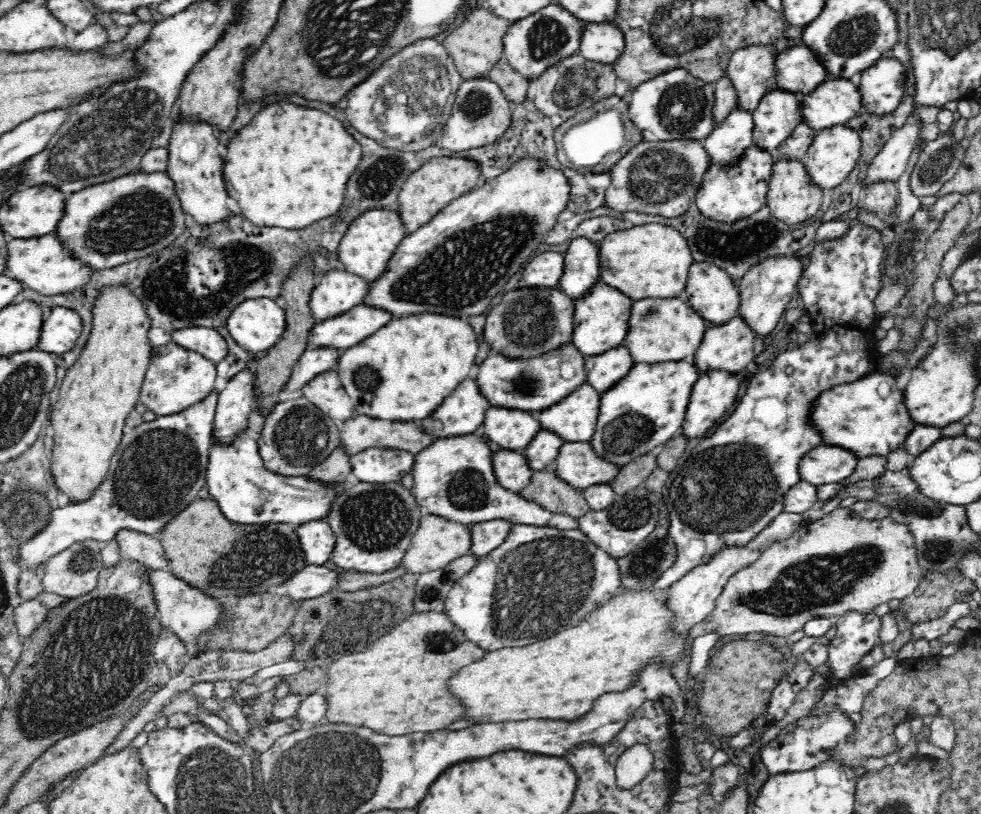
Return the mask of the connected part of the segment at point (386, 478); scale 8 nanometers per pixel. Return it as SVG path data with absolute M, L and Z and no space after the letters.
M367 448L351 456L352 478L374 484L400 483L404 476L410 477L414 472L414 460L415 454L405 450Z

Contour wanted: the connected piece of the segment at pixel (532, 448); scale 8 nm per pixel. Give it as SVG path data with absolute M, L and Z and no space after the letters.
M540 430L536 438L525 448L524 455L528 457L532 469L544 471L550 469L554 460L560 454L560 448L566 444L566 439L552 430Z

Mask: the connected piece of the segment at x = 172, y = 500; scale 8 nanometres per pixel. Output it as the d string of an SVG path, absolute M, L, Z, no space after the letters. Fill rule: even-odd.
M217 390L198 404L180 412L144 422L135 428L125 428L122 442L112 456L108 476L94 492L94 496L80 504L66 504L64 508L54 509L48 522L33 537L26 539L20 546L22 567L34 567L47 560L57 552L64 550L73 542L89 538L96 540L115 540L116 534L123 530L141 532L148 536L162 532L176 516L191 502L198 499L198 492L206 486L209 463L209 448L213 442L212 432L216 421Z

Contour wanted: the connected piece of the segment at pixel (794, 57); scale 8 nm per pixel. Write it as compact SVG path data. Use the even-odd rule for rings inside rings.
M806 45L791 46L779 52L776 71L778 88L788 89L801 96L814 92L832 78L826 65Z

